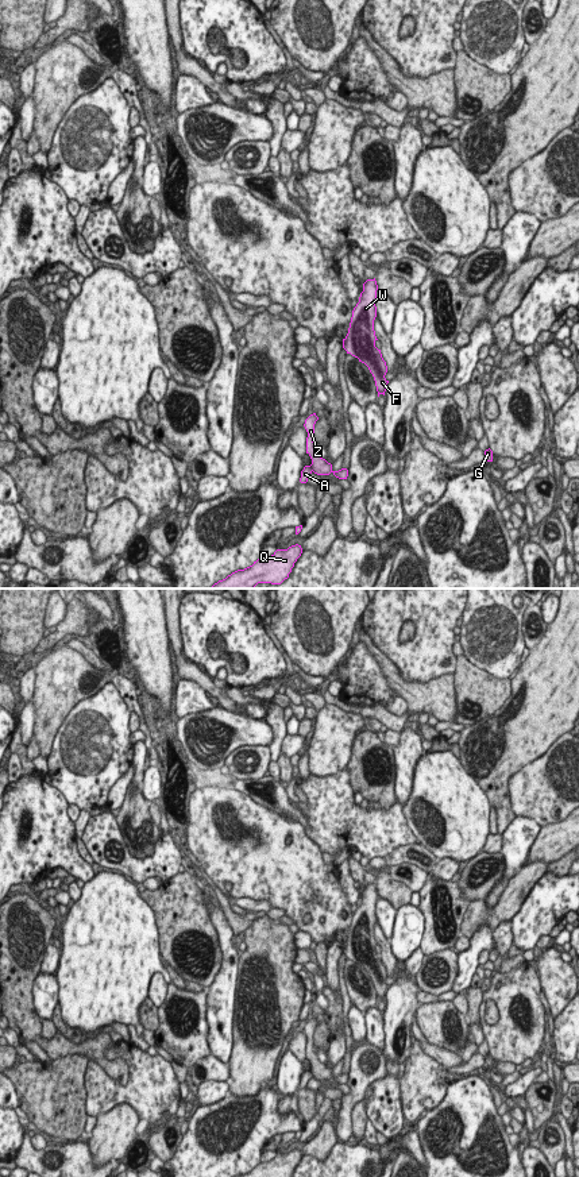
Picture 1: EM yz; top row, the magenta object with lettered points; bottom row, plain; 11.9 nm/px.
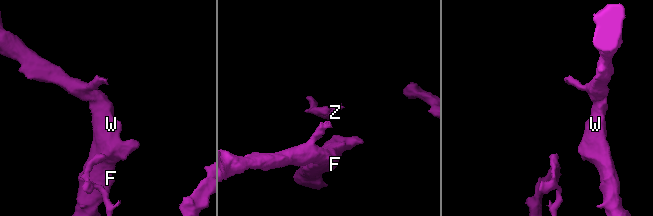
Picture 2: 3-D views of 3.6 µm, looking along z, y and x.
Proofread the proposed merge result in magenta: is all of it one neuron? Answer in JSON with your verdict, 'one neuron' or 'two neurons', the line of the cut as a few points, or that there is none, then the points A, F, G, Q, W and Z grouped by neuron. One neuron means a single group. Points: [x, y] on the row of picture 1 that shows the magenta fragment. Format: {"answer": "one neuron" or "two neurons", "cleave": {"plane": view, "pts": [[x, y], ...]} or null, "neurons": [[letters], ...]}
{"answer": "two neurons", "cleave": {"plane": "yz", "pts": [[311, 464], [313, 470]]}, "neurons": [["A"], ["F", "G", "Q", "W", "Z"]]}

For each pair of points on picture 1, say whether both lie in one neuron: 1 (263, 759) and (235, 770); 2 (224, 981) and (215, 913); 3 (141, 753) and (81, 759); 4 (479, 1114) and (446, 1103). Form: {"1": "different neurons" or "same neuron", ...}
{"1": "same neuron", "2": "same neuron", "3": "different neurons", "4": "same neuron"}

